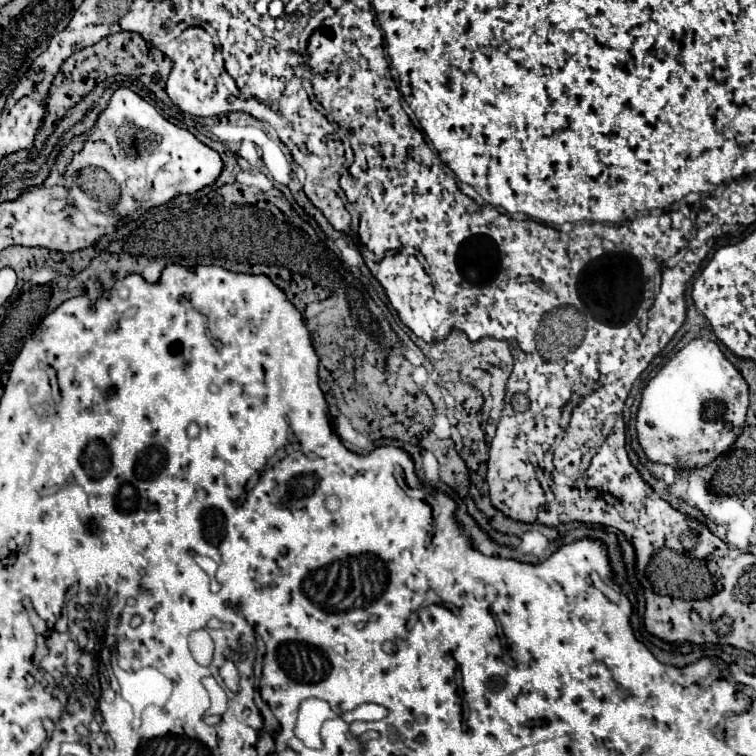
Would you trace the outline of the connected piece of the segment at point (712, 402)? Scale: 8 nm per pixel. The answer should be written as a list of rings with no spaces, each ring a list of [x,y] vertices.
[[[693,340],[681,348],[645,386],[637,412],[637,440],[649,462],[669,464],[679,468],[703,468],[717,456],[727,452],[743,430],[745,412],[749,404],[749,392],[743,376],[723,356],[719,346],[711,340]]]

